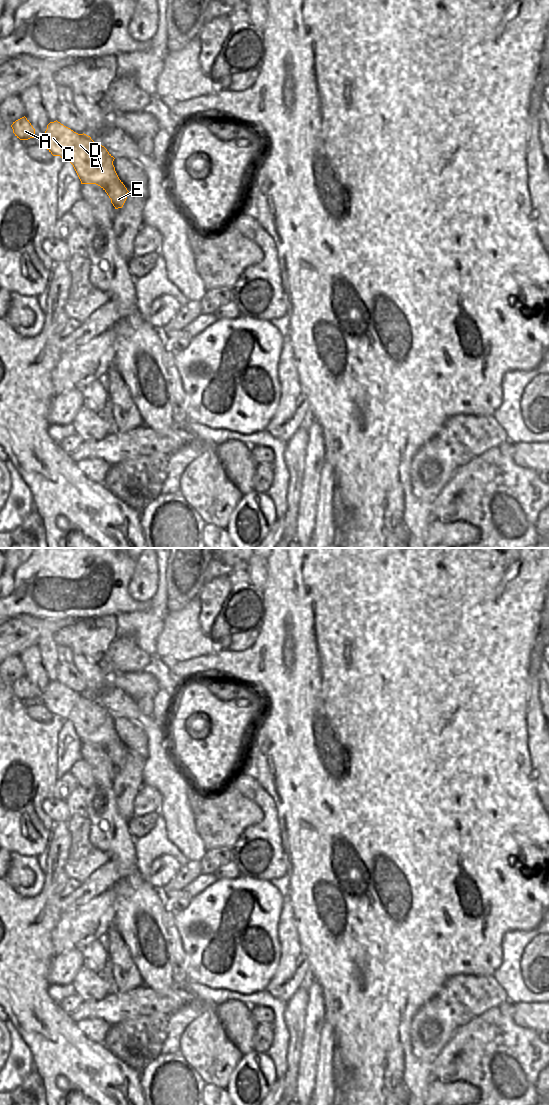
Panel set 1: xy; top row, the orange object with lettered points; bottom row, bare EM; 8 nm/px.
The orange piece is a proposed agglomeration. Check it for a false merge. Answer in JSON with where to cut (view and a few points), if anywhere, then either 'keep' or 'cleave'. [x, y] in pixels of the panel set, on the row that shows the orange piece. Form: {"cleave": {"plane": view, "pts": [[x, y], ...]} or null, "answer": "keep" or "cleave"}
{"cleave": null, "answer": "keep"}

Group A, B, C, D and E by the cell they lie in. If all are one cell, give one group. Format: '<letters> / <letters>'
A B C D E

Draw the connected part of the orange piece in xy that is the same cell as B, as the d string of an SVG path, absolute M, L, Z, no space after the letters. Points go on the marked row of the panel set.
M57 120L50 122L41 144L53 155L68 160L81 184L100 186L115 209L122 208L129 192L113 165L114 157L86 134L78 134Z

